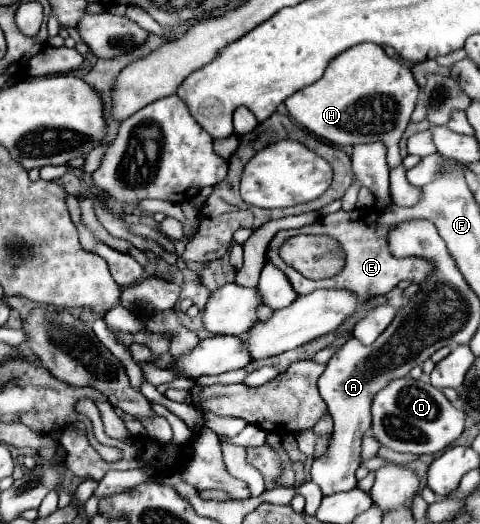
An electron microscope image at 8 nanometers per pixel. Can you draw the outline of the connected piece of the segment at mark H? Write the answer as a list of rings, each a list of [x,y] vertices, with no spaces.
[[[357,44],[347,48],[345,52],[341,52],[339,56],[335,56],[325,74],[311,86],[305,86],[301,90],[297,90],[293,96],[289,96],[285,100],[285,106],[289,110],[289,116],[303,126],[307,132],[315,134],[317,138],[327,140],[329,144],[335,146],[357,146],[357,144],[365,144],[365,142],[383,142],[387,146],[387,164],[389,168],[395,168],[401,164],[401,156],[399,156],[399,140],[401,134],[405,132],[407,124],[409,124],[409,116],[415,108],[417,102],[417,94],[419,94],[419,86],[413,80],[413,74],[407,66],[403,66],[401,62],[397,62],[395,58],[389,58],[381,46],[377,44]]]

